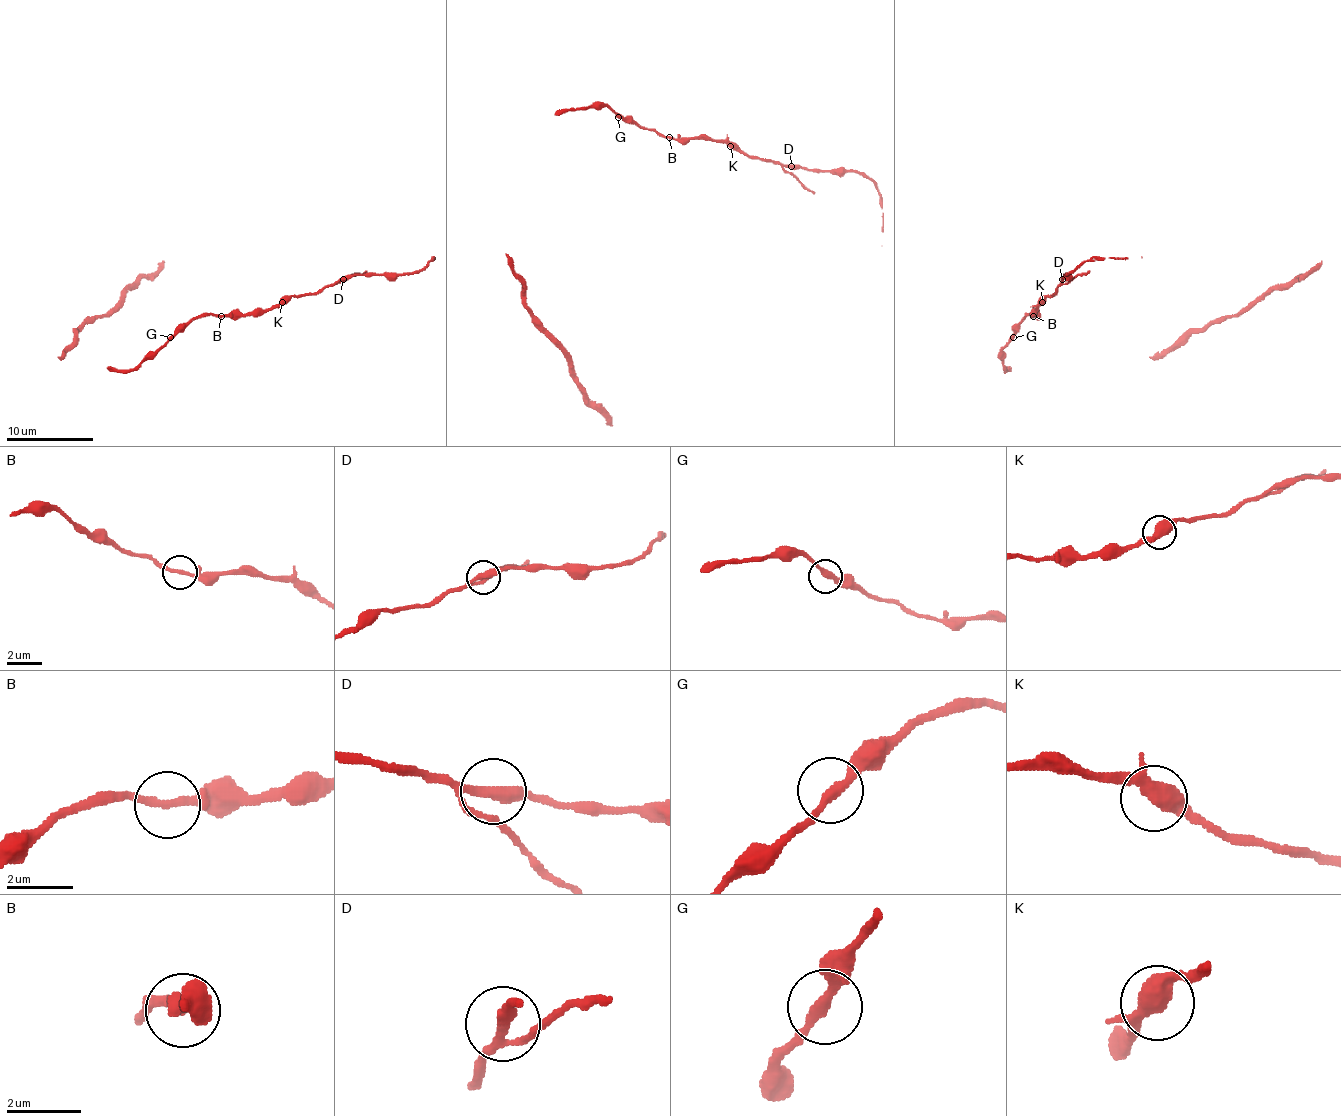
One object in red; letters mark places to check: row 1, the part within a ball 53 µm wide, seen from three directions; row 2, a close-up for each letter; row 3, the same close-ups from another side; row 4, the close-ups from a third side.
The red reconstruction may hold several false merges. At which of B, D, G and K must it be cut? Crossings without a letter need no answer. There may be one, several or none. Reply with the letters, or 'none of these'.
none of these

